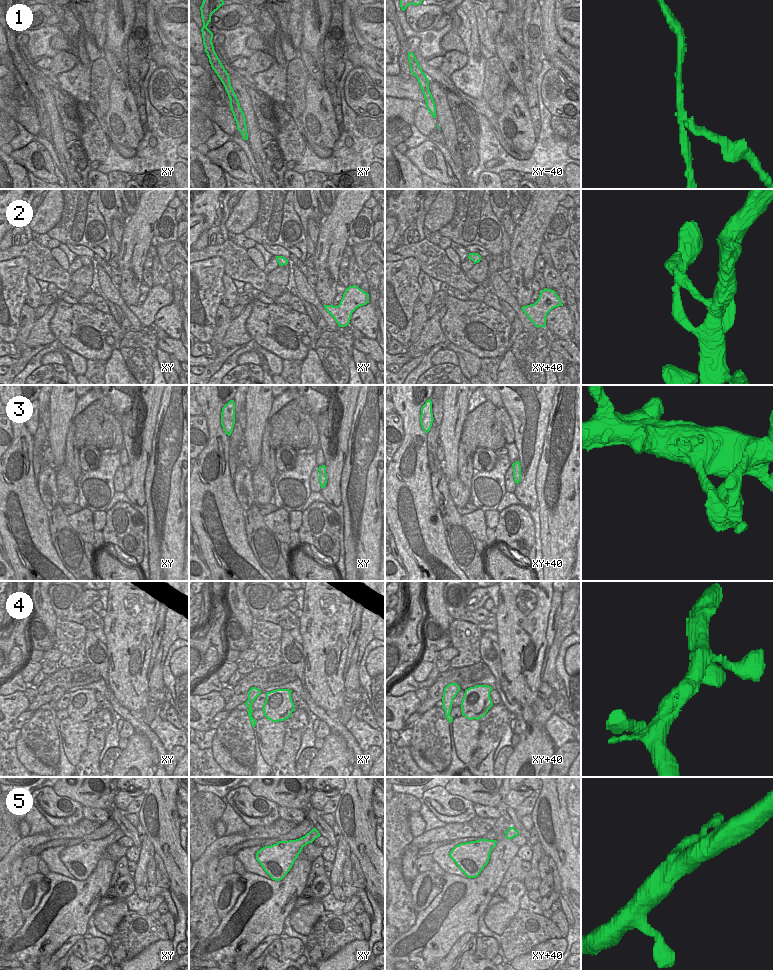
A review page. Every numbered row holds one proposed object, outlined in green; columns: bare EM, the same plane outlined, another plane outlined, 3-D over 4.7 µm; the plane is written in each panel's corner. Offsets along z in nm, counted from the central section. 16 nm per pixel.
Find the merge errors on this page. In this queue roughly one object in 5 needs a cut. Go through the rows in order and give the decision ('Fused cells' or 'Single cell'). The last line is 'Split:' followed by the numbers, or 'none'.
1: Fused cells
2: Single cell
3: Fused cells
4: Single cell
5: Single cell
Split: 1, 3

